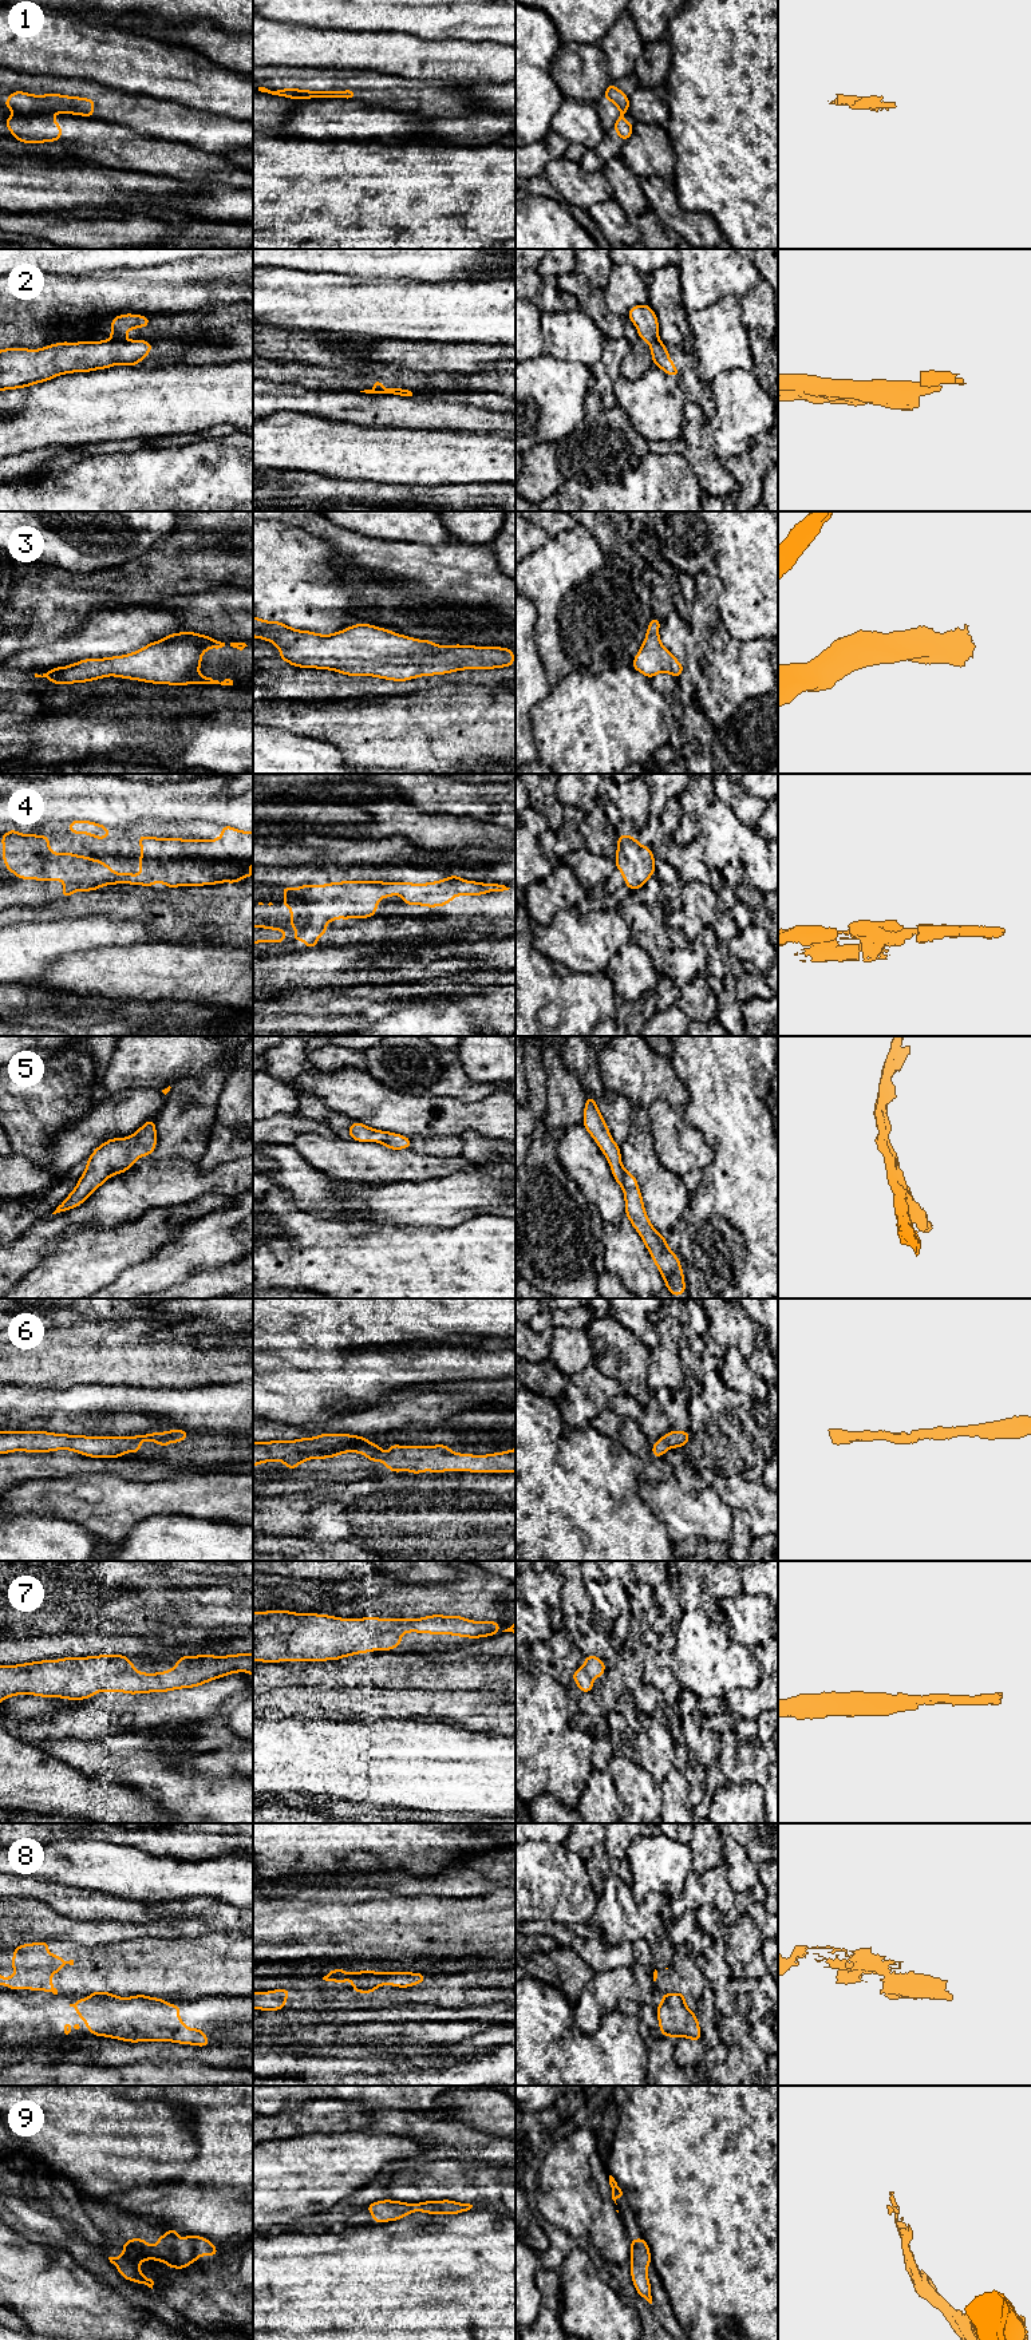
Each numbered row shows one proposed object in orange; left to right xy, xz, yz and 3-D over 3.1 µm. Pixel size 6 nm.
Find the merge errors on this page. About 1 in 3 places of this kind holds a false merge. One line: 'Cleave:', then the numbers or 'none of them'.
Cleave: 1, 2, 8

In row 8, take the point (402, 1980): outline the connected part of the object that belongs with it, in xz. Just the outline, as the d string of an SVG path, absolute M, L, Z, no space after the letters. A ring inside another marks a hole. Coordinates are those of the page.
M388 1971L383 1975L368 1976L364 1972L353 1973L351 1983L352 1987L374 1987L378 1988L380 1985L395 1985L398 1988L408 1988L412 1985L422 1984L426 1980L426 1973L399 1973Z

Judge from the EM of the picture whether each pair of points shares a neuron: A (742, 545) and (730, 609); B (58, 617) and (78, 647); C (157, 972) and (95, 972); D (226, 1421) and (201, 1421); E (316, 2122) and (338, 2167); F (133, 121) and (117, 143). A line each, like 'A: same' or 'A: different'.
A: same
B: different
C: same
D: same
E: different
F: different

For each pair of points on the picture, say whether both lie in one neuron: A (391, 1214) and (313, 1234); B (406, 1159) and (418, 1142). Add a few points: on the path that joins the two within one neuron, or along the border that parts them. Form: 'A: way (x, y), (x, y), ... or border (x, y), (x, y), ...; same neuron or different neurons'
A: border (334, 1216), (395, 1226); different neurons
B: border (410, 1149), (443, 1158); different neurons

